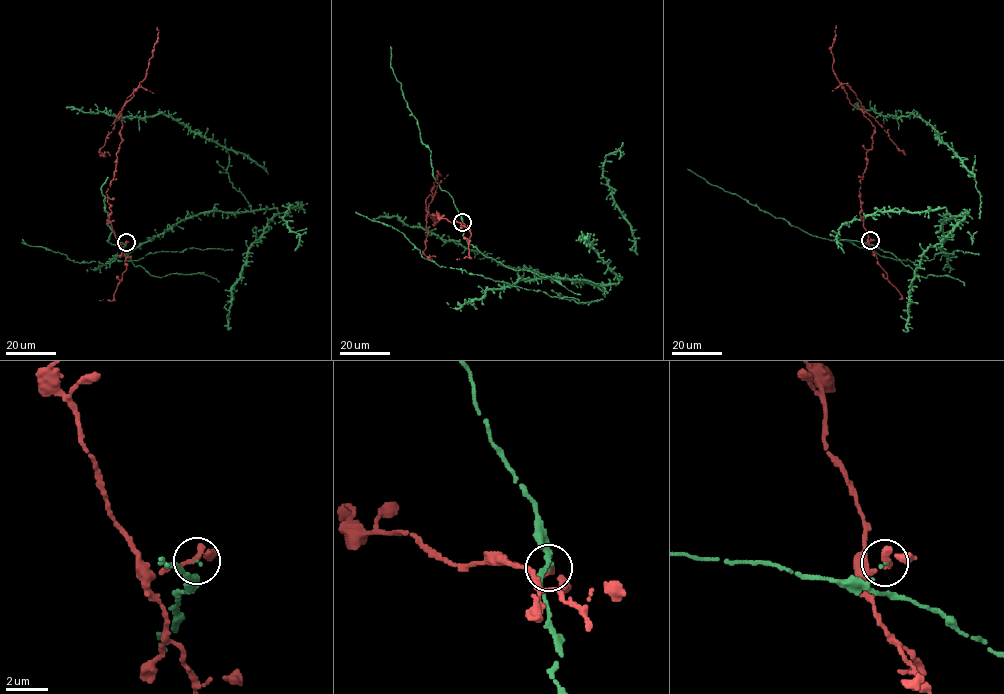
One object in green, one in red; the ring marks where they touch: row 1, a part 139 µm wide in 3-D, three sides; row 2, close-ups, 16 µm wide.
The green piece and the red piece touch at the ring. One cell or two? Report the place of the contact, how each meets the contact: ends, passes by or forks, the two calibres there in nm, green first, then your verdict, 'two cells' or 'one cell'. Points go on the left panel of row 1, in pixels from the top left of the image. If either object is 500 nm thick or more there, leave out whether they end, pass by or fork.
place (126, 242); green ends; red ends; calibres 110 and 360 nm; two cells

